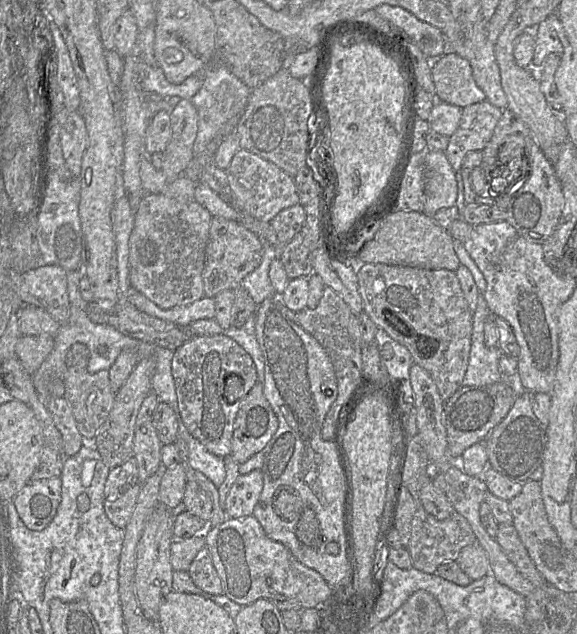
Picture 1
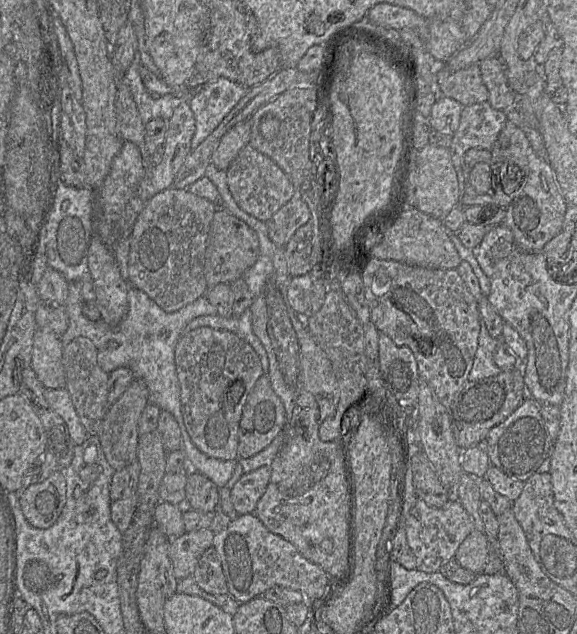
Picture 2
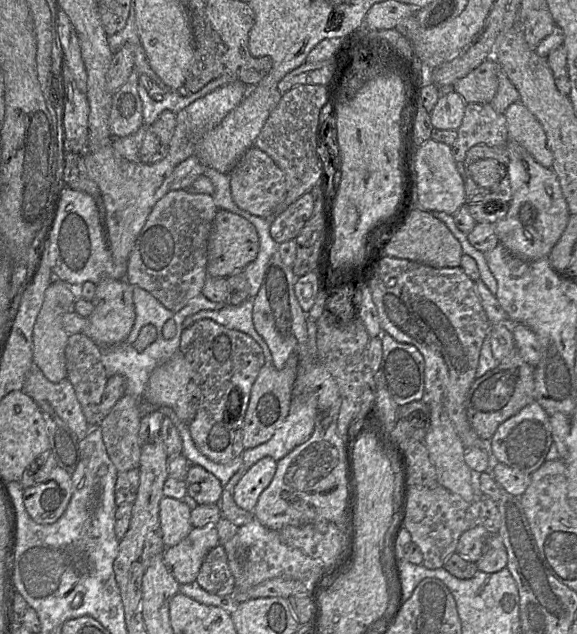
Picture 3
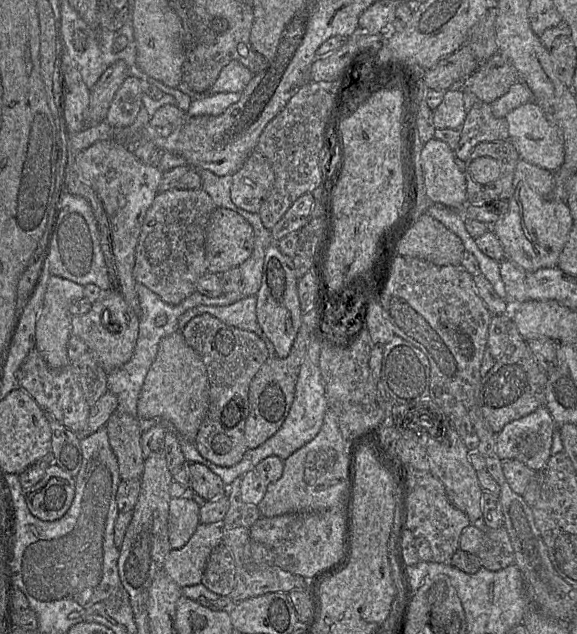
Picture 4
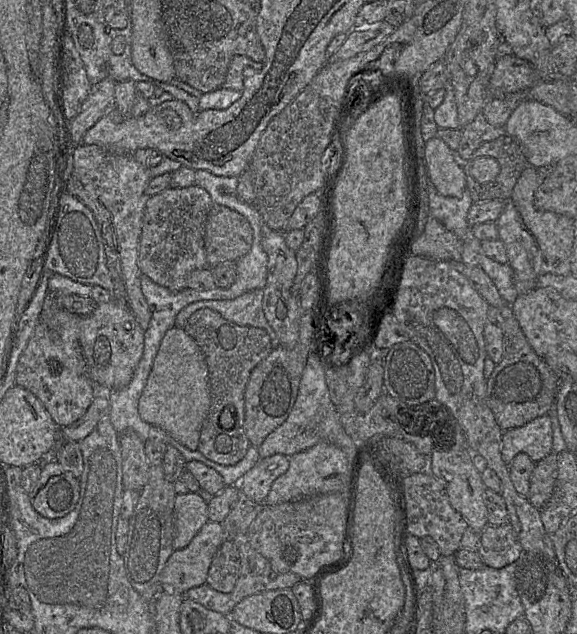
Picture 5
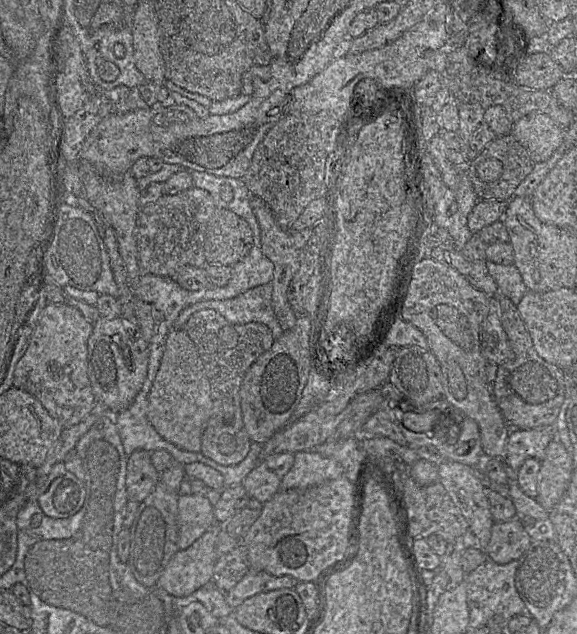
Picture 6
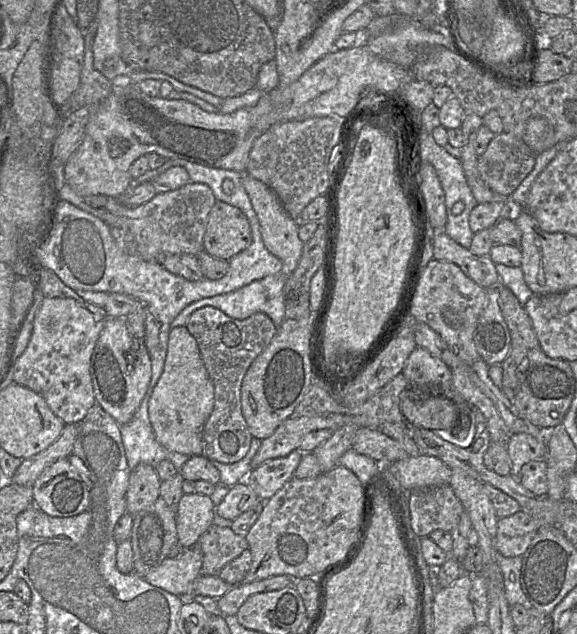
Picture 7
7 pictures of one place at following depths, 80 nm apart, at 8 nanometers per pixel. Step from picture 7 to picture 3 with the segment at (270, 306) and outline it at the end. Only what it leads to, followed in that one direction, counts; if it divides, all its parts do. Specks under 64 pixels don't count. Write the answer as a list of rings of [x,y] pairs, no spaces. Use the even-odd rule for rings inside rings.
[[[248,298],[238,306],[226,305],[224,308],[218,311],[201,310],[196,314],[188,316],[183,321],[183,330],[189,328],[199,320],[210,319],[226,328],[243,332],[253,338],[262,348],[265,359],[264,366],[272,366],[271,352],[266,342],[257,333],[253,324],[253,304],[254,299]]]

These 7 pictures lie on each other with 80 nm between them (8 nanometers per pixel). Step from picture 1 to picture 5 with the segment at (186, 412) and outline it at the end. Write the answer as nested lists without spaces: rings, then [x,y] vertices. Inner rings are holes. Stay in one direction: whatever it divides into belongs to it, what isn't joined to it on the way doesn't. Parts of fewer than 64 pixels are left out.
[[[211,309],[195,312],[184,328],[200,347],[208,367],[211,405],[200,432],[198,451],[207,459],[232,466],[246,455],[250,441],[244,431],[244,392],[251,371],[273,350],[265,330],[238,326]]]

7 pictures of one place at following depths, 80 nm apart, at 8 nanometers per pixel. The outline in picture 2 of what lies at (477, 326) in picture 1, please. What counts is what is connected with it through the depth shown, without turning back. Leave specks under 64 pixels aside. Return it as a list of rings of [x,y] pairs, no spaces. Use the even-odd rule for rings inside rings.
[[[480,315],[480,333],[478,346],[475,353],[473,365],[468,375],[468,381],[478,381],[483,378],[497,375],[500,368],[495,364],[493,355],[498,339],[492,338]]]

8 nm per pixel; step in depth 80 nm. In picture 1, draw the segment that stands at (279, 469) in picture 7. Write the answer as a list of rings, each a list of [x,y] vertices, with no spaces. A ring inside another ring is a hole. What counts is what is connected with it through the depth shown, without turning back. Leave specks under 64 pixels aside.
[[[261,469],[239,475],[232,485],[225,502],[228,518],[240,518],[253,514],[263,488]]]

